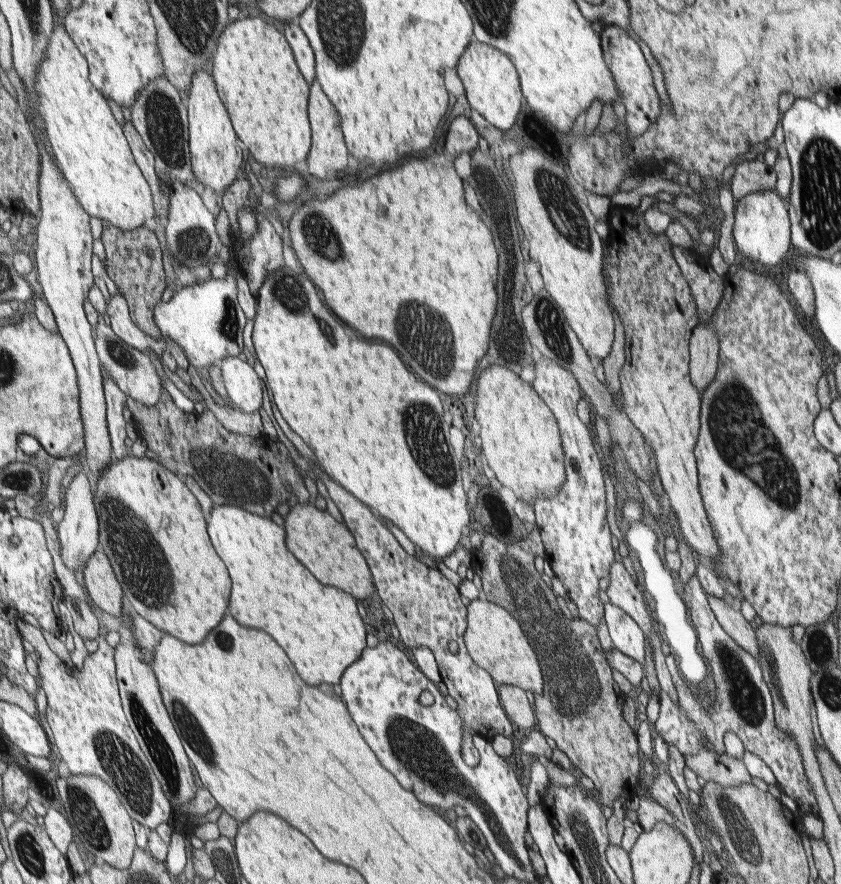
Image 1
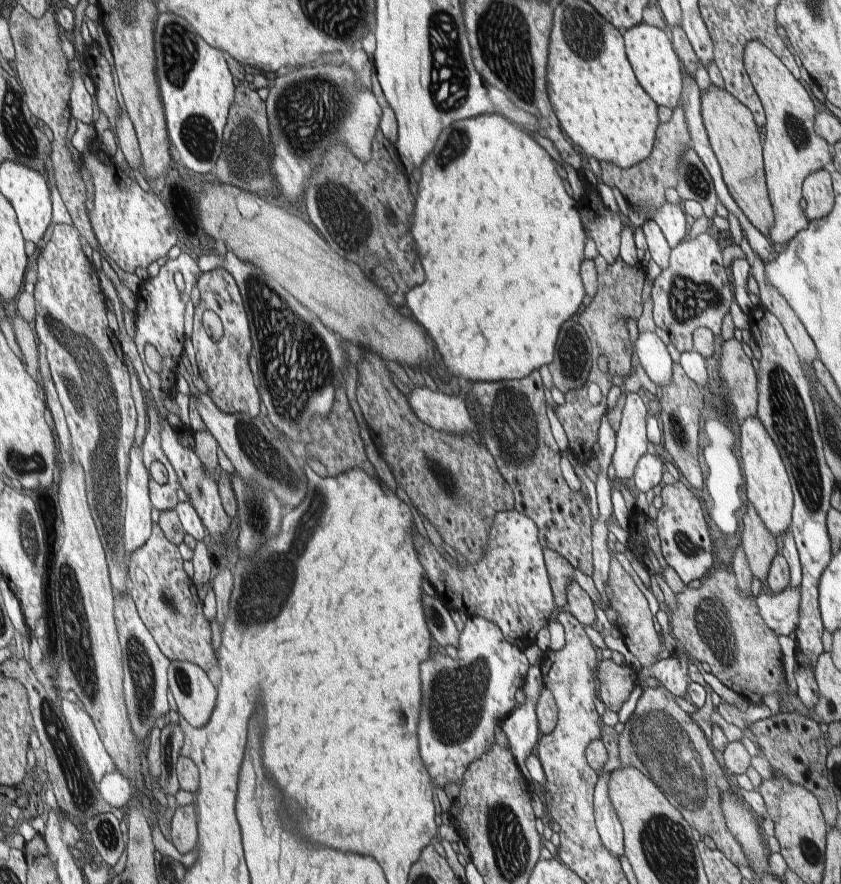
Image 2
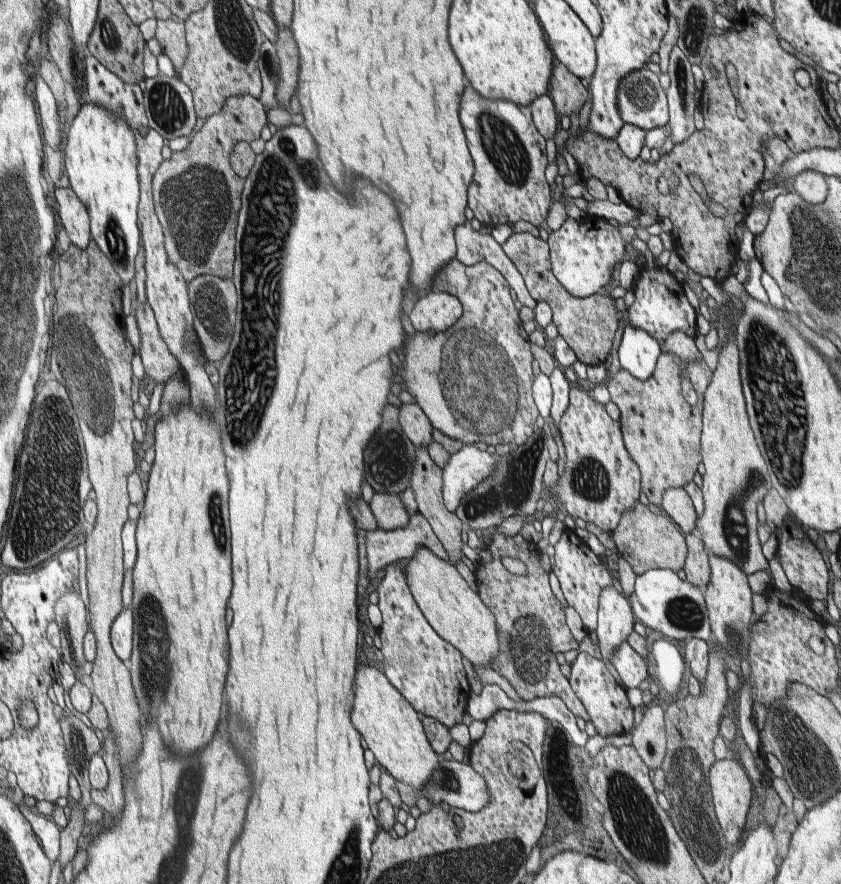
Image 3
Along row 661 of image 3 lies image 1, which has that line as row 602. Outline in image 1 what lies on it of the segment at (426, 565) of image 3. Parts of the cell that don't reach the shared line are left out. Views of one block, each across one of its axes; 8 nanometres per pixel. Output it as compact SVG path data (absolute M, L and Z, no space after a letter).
M483 596L477 600L469 600L467 604L467 630L463 632L463 650L475 660L479 668L483 668L495 684L511 684L533 694L543 690L541 672L535 660L535 650L525 638L519 622L499 604L487 602Z

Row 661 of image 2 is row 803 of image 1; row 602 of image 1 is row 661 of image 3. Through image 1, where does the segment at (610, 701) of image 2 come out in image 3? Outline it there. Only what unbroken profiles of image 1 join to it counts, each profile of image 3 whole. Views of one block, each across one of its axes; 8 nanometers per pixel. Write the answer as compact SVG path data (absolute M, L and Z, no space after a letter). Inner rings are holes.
M493 530L491 540L487 544L487 550L491 552L491 562L477 562L475 578L477 578L477 594L481 600L485 600L487 610L495 618L495 630L499 634L499 656L493 660L491 668L503 676L517 692L517 696L523 702L531 702L535 698L561 698L563 704L573 712L573 716L583 718L585 722L591 722L585 706L577 698L577 694L571 690L569 680L559 672L559 664L555 662L555 654L563 654L569 650L577 650L579 642L573 640L565 626L563 610L549 584L547 574L549 568L545 566L543 556L535 548L533 542L523 540L523 536L503 536L501 530ZM501 558L517 558L525 564L527 574L515 576L509 574L501 566ZM547 628L549 630L547 630Z

